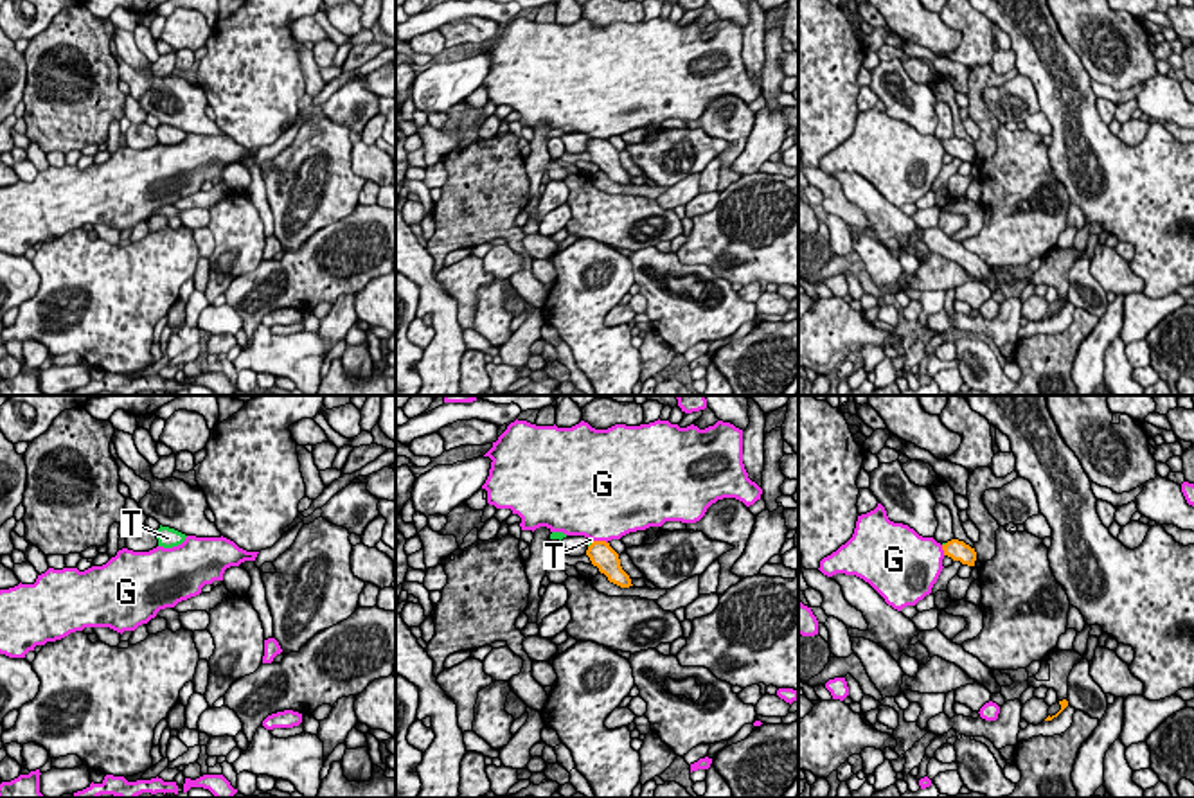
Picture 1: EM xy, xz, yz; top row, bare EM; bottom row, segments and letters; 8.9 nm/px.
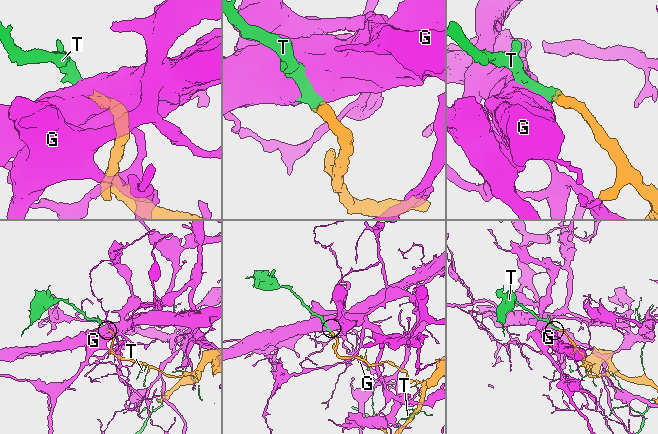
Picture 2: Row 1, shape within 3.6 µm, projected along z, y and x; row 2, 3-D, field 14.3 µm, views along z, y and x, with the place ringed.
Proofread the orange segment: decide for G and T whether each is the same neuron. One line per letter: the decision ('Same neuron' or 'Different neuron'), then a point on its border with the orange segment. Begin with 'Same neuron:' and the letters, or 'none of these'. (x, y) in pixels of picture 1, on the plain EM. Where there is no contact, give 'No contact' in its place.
Same neuron: T
G: Different neuron. Touches orange at xz (599, 139)
T: Same neuron. Touches orange at xz (590, 142)

